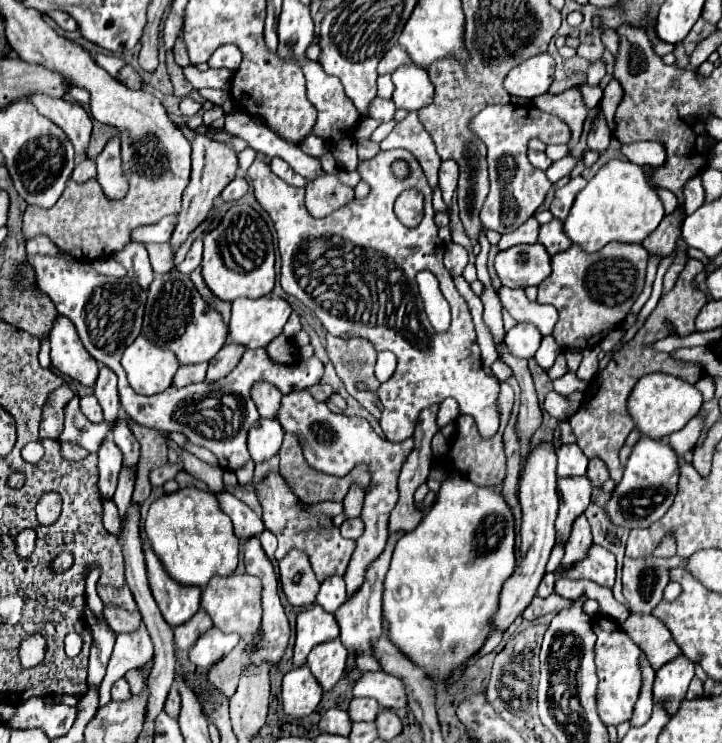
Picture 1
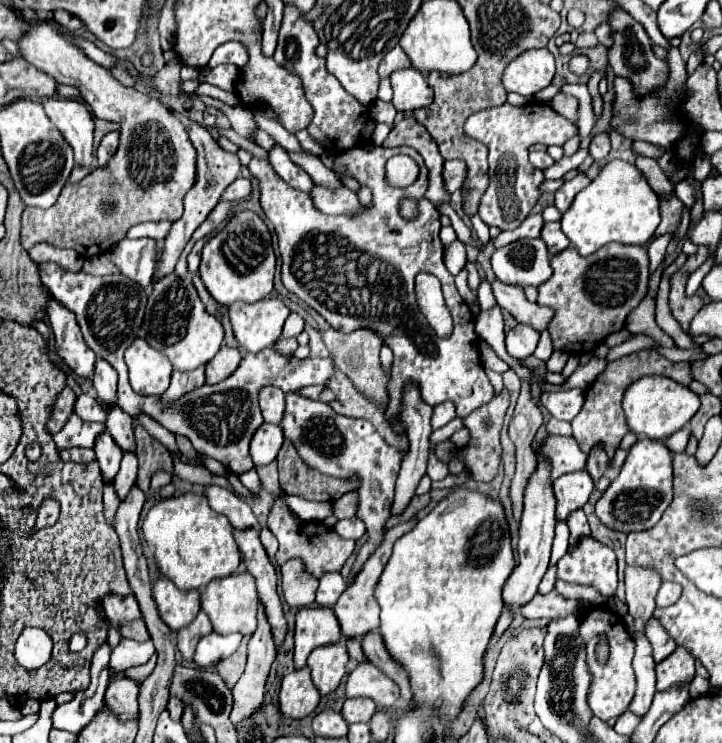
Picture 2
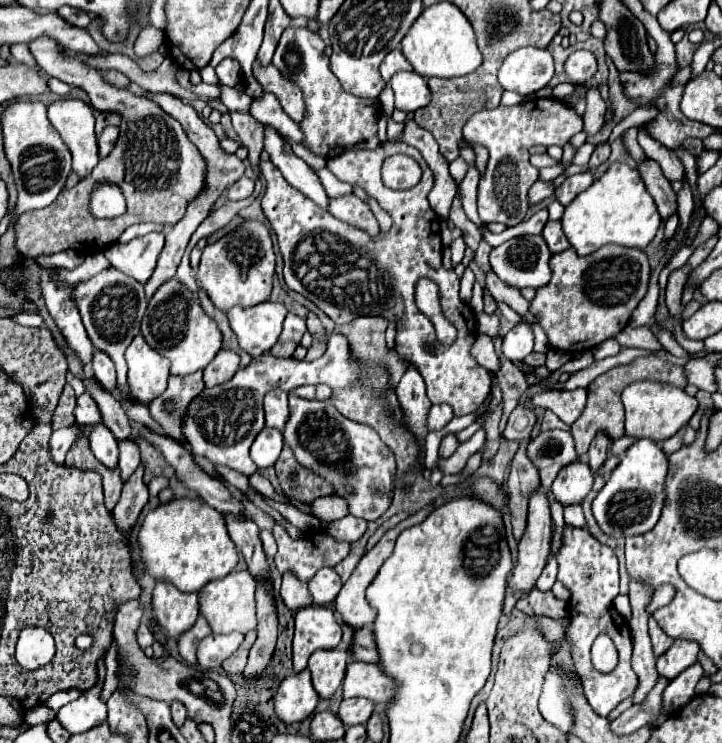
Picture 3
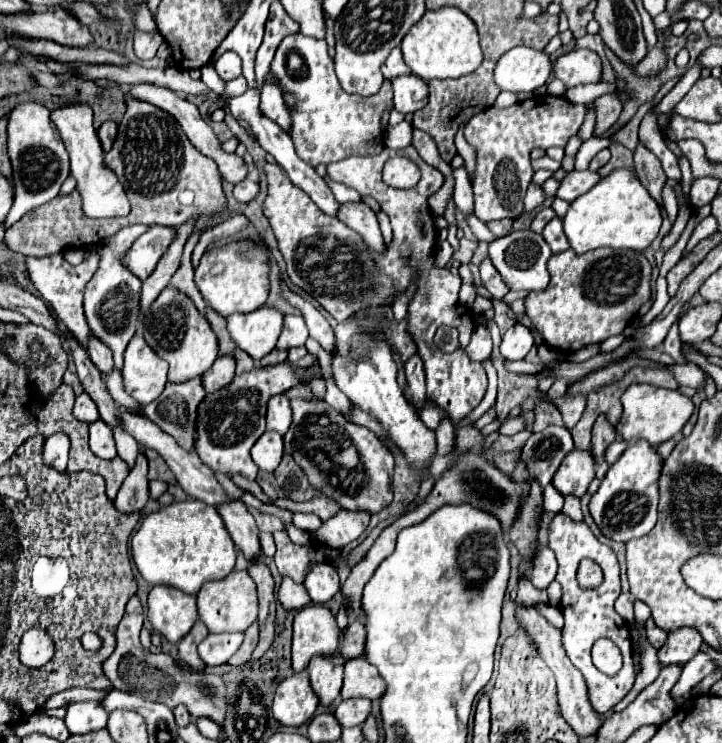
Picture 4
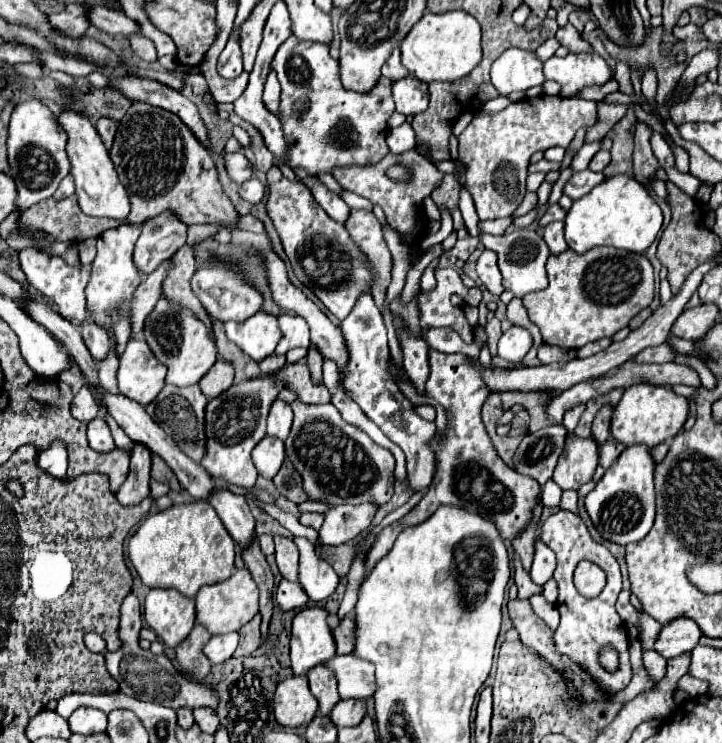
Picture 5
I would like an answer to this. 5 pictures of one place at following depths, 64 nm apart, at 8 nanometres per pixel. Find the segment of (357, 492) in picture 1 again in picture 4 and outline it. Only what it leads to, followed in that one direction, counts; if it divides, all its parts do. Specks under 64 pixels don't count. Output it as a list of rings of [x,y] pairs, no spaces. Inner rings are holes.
[[[316,494],[312,500],[302,502],[302,504],[292,502],[292,500],[288,500],[288,498],[284,498],[284,500],[279,498],[275,500],[272,499],[272,502],[280,506],[280,508],[288,508],[288,510],[292,510],[292,512],[312,512],[312,514],[320,516],[322,520],[328,520],[328,516],[334,516],[334,514],[338,512],[338,508],[340,508],[340,506],[336,506],[334,500],[330,500],[330,498],[326,498],[326,496],[320,496],[320,494]]]

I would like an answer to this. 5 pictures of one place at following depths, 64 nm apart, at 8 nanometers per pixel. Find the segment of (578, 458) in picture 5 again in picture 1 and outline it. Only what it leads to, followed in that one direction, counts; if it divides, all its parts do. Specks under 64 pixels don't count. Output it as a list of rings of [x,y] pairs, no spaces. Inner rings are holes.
[[[588,476],[580,478],[558,478],[558,494],[560,494],[560,510],[556,518],[556,540],[566,542],[570,536],[572,522],[586,510],[590,502],[592,484]]]

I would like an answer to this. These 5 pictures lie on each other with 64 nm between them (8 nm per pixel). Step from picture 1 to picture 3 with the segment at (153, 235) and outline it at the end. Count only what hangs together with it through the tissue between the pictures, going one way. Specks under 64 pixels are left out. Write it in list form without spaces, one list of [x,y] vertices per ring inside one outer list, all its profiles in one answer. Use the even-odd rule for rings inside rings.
[[[134,224],[134,226],[128,226],[122,235],[119,237],[117,244],[124,244],[124,242],[130,242],[130,240],[134,240],[134,238],[144,236],[144,234],[148,234],[148,232],[152,232],[152,230],[162,230],[162,226],[160,224]]]

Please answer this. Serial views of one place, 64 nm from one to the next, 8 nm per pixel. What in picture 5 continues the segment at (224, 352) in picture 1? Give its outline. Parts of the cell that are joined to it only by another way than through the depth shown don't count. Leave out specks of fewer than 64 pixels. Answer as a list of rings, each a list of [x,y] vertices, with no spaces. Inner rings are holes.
[[[218,358],[212,370],[208,370],[208,374],[200,380],[202,394],[206,398],[220,396],[224,390],[228,390],[228,386],[232,386],[232,378],[234,378],[234,368],[226,360]]]

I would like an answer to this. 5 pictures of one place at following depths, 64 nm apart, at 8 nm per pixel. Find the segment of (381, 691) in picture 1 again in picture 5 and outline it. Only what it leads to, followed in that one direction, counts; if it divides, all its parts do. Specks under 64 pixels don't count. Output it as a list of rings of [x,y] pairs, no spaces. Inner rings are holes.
[[[354,654],[334,656],[326,664],[336,674],[340,698],[368,698],[374,694],[374,666]]]

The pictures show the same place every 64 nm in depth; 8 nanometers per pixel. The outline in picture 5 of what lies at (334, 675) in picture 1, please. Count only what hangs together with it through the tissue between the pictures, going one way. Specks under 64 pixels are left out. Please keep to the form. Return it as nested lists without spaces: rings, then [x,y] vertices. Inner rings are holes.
[[[318,664],[308,672],[308,682],[310,682],[310,692],[316,696],[320,704],[320,714],[328,716],[330,710],[340,700],[334,674],[328,668],[324,668],[324,664]]]

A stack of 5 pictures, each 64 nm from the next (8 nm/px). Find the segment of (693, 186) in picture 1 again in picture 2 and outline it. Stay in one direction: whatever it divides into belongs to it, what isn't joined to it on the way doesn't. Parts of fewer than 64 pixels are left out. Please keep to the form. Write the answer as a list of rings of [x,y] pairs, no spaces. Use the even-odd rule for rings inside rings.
[[[680,180],[680,182],[676,182],[674,184],[674,192],[676,192],[676,196],[688,206],[688,208],[692,208],[692,202],[694,202],[694,192],[692,192],[692,186],[686,182],[686,180]]]

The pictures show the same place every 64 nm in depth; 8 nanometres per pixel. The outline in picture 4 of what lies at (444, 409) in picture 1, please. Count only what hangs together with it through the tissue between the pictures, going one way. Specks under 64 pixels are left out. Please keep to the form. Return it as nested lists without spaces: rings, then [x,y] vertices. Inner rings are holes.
[[[422,408],[420,418],[424,420],[424,424],[426,424],[430,430],[434,430],[434,428],[436,428],[436,424],[440,422],[440,416],[438,416],[436,408]]]

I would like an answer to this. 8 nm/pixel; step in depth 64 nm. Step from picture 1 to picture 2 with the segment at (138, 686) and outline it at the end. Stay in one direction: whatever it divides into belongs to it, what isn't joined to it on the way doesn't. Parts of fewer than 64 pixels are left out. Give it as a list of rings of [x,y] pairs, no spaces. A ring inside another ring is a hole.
[[[157,653],[150,658],[147,664],[132,667],[125,671],[125,676],[131,678],[138,686],[144,682],[144,680],[152,673],[157,663]]]

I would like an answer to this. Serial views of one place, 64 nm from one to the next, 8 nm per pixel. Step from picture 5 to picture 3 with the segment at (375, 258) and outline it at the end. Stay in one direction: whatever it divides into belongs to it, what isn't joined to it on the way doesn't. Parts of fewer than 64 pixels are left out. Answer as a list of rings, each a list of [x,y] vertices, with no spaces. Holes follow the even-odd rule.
[[[342,196],[342,198],[332,198],[330,200],[330,214],[336,216],[342,222],[348,222],[364,232],[368,232],[370,236],[376,236],[380,232],[378,228],[378,220],[374,218],[370,206],[366,202],[362,202],[358,196]]]

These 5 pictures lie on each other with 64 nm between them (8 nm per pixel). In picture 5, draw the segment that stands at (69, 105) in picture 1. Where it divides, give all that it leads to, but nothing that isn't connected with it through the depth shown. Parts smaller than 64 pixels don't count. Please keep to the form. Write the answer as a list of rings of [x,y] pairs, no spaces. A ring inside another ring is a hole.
[[[72,110],[62,112],[58,116],[58,122],[68,132],[68,154],[70,154],[70,162],[72,162],[70,174],[76,180],[76,196],[78,196],[78,204],[80,204],[82,212],[88,216],[106,216],[106,218],[124,222],[130,212],[130,200],[128,200],[124,186],[118,180],[110,154],[104,148],[102,138],[98,136],[96,128],[84,114],[78,114]]]

